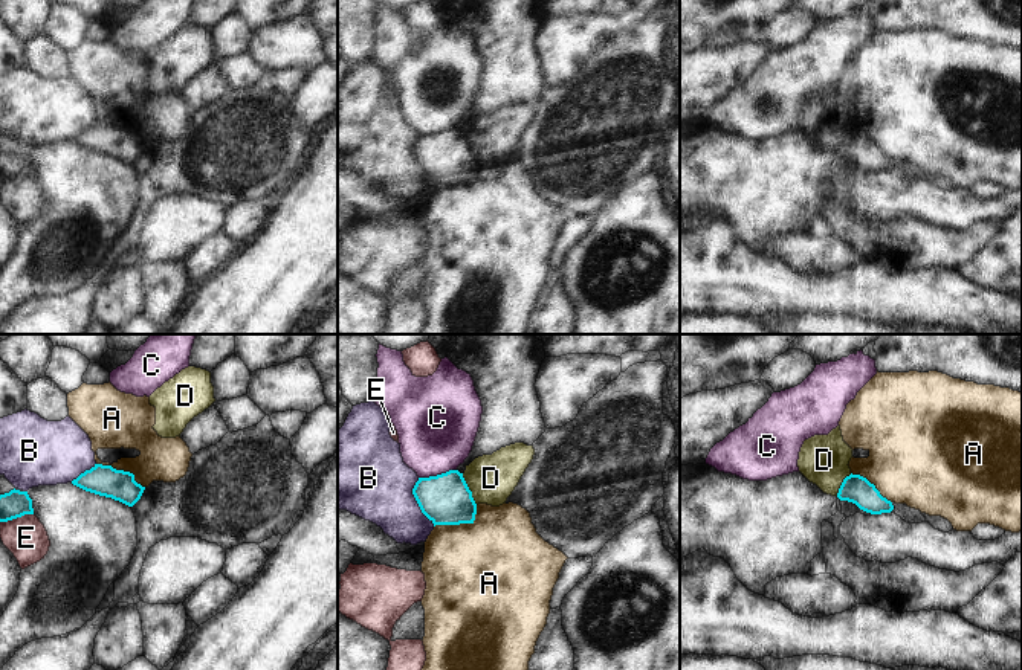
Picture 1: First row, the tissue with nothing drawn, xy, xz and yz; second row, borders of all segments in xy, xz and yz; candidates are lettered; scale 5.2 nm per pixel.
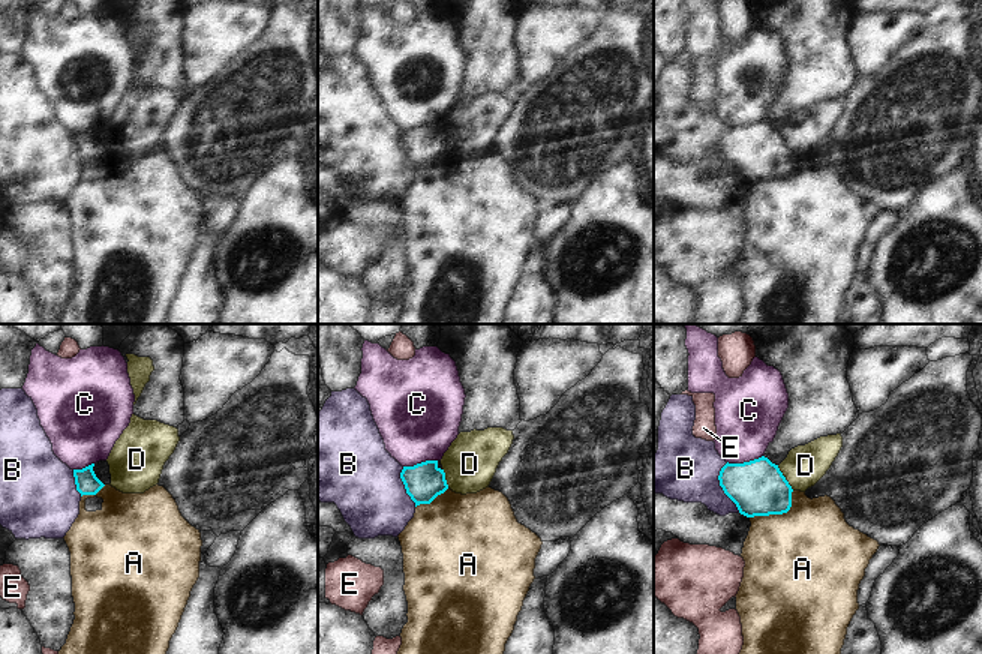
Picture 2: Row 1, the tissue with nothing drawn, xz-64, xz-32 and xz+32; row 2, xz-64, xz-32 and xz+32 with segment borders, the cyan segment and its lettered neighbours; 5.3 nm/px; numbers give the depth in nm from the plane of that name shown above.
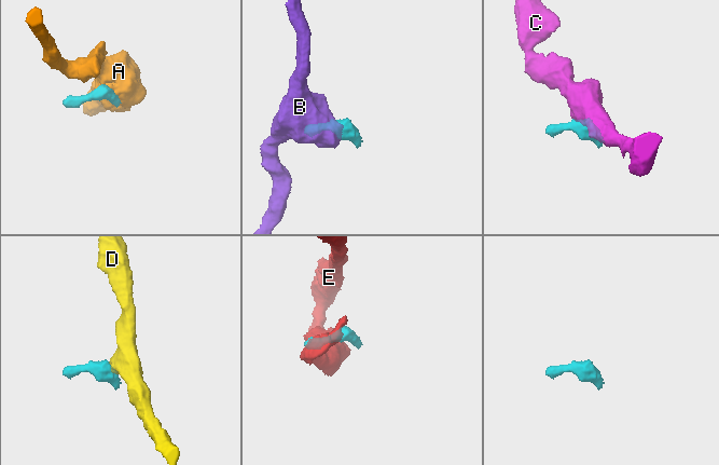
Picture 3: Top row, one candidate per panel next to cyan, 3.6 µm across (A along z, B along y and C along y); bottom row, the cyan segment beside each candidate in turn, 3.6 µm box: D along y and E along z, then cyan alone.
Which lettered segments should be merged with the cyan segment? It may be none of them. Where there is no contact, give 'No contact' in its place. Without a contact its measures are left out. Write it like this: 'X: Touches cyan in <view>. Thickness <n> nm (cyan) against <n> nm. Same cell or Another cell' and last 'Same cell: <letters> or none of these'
A: Touches cyan in xz. Thickness 260 nm (cyan) against 480 nm. Another cell
B: Touches cyan in xz. Thickness 260 nm (cyan) against 380 nm. Another cell
C: Touches cyan in xz. Thickness 260 nm (cyan) against 420 nm. Another cell
D: Touches cyan in xz. Thickness 260 nm (cyan) against 260 nm. Another cell
E: Touches cyan in xy. Thickness 140 nm (cyan) against 220 nm. Another cell
Same cell: none of these.

